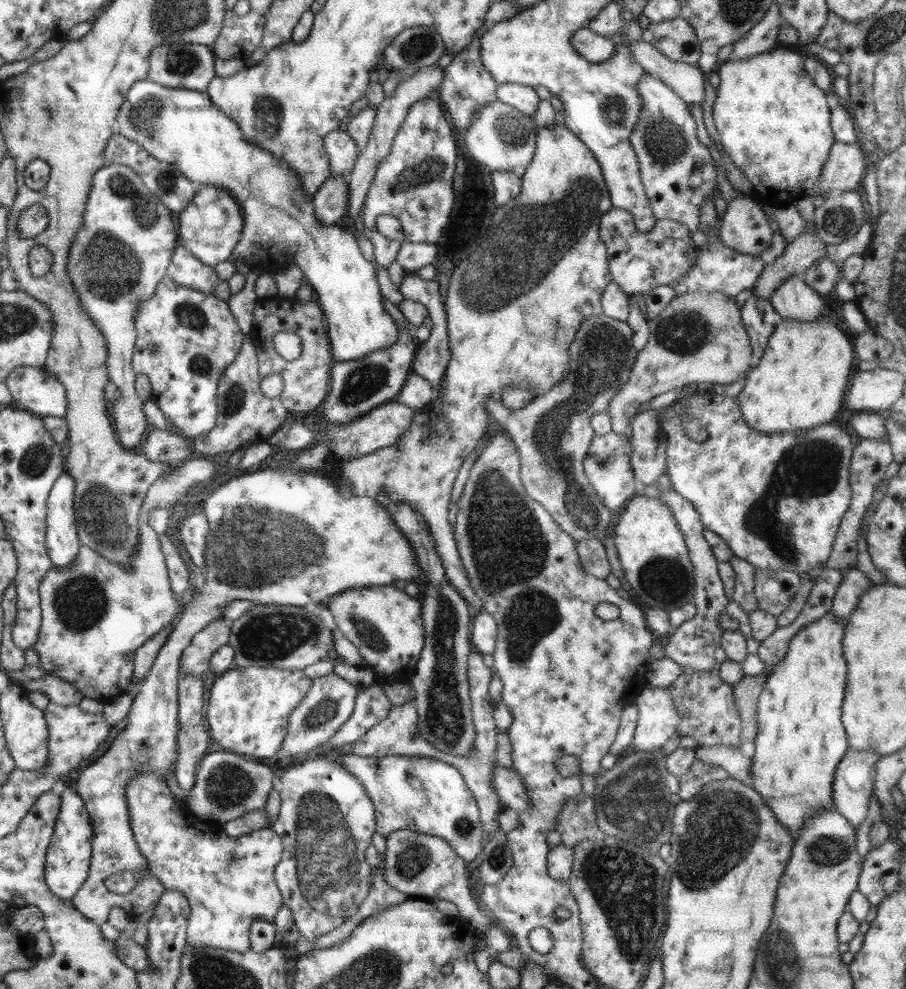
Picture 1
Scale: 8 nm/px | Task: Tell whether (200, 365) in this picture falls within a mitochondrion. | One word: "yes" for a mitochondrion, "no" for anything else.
yes

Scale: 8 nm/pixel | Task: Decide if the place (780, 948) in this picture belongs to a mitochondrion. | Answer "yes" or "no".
yes

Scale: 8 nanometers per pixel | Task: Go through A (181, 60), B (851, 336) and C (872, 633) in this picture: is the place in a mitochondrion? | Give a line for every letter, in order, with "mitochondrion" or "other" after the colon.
A: mitochondrion
B: other
C: other

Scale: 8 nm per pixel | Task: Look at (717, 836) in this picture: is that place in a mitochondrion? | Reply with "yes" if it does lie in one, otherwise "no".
yes

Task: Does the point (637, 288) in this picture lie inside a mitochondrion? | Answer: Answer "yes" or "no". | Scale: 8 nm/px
no

